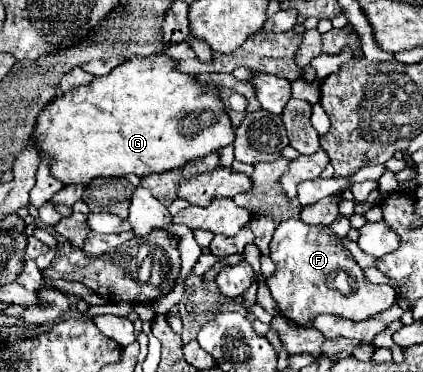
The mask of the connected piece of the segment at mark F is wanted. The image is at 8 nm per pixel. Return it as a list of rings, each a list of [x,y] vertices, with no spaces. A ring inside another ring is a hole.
[[[301,220],[281,222],[269,244],[275,274],[267,278],[271,296],[277,302],[279,312],[295,324],[311,324],[319,314],[343,316],[347,320],[365,320],[373,314],[387,310],[395,300],[395,290],[389,284],[371,284],[351,252],[343,246],[329,226],[309,226]]]

